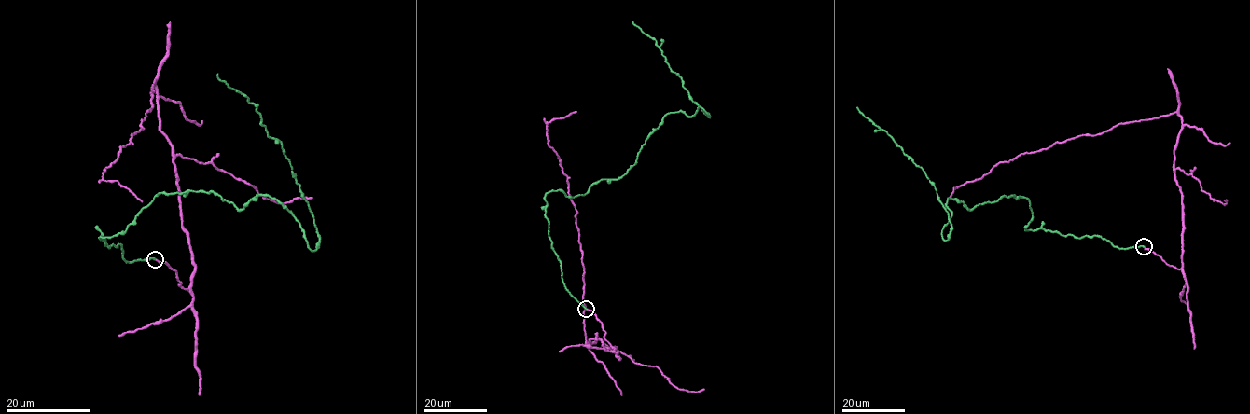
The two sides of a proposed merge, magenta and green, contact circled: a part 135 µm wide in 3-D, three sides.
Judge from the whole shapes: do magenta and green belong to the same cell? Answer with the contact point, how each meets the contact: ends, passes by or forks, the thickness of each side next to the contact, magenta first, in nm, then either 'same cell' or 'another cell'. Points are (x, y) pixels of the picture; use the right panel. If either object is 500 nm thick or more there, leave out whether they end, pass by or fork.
at (1144, 246); magenta ends there; green ends there; 180 nm thick on the magenta side, 180 nm on the other; same cell

